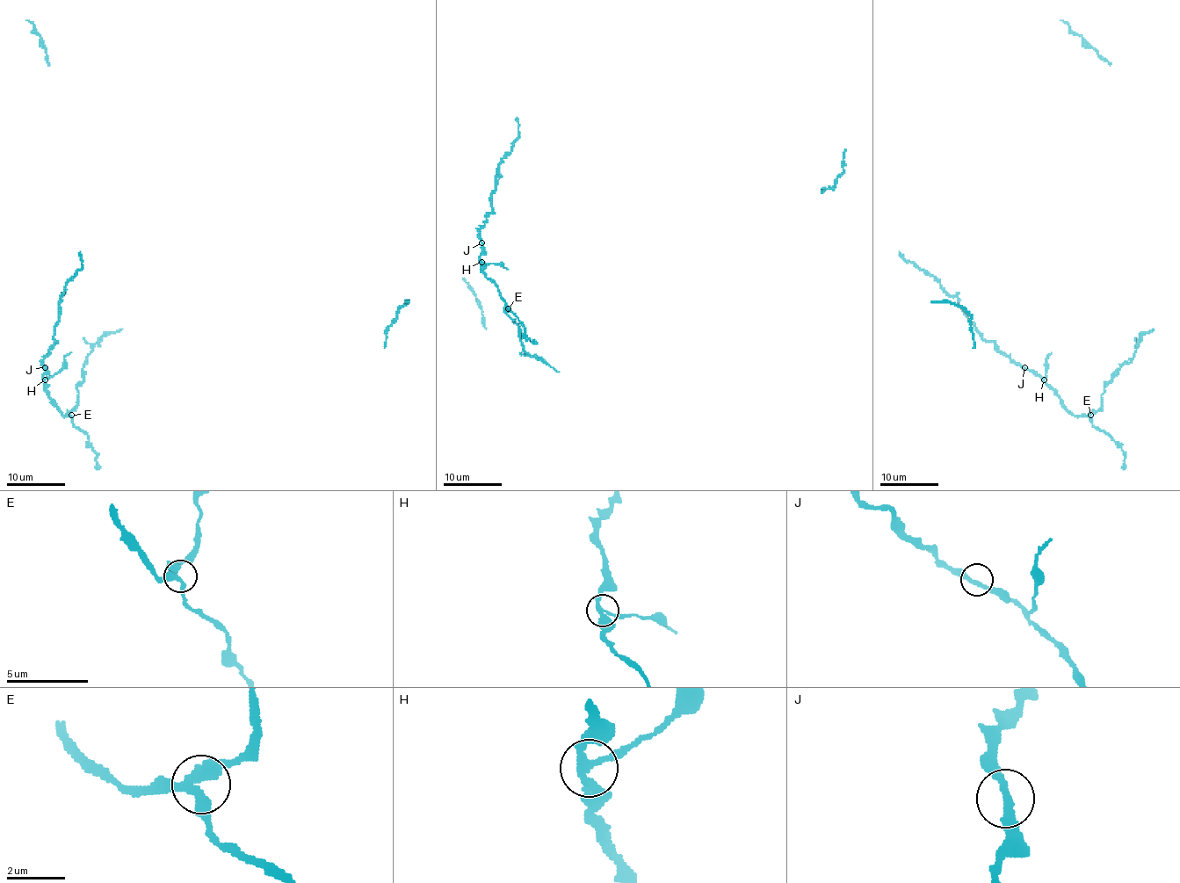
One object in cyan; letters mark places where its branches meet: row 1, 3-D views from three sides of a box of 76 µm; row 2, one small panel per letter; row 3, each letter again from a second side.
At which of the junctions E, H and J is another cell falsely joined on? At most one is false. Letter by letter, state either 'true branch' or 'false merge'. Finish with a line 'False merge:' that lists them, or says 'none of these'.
E: true branch
H: false merge
J: true branch
False merge: H

